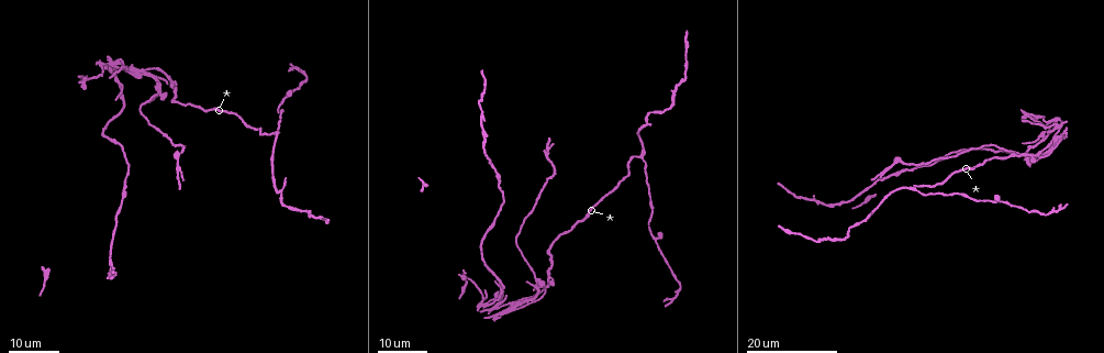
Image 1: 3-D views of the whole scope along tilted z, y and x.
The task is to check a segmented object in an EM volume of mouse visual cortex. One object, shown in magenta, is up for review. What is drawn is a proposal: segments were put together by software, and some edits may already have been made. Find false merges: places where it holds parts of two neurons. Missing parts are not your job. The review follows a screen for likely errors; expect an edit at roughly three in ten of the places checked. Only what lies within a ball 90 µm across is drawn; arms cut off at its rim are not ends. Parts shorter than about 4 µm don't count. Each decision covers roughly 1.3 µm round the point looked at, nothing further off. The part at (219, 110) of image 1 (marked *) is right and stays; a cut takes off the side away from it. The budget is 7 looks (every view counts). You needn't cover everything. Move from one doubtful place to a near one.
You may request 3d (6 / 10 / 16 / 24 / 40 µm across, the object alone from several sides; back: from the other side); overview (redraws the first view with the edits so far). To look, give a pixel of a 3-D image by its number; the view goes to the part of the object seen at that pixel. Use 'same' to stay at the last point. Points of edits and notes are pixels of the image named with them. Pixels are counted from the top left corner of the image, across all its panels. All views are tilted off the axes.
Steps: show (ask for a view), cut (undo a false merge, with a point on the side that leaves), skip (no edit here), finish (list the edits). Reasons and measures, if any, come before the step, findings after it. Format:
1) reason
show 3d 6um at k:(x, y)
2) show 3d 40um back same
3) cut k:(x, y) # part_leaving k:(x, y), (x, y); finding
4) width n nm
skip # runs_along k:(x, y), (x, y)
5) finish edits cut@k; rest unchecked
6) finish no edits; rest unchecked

calibre changes
show 3d 16um at 1:(612, 190)

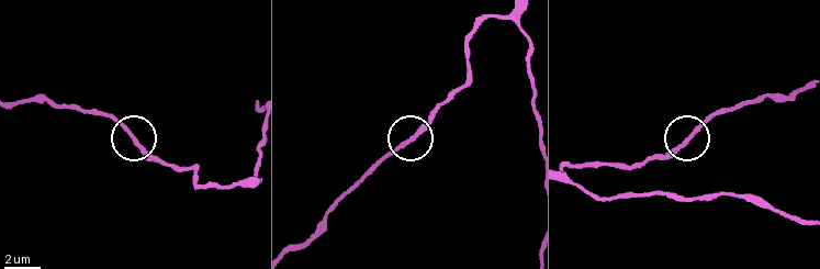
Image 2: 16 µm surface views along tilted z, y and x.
closer look
show 3d 6um at 2:(413, 137)

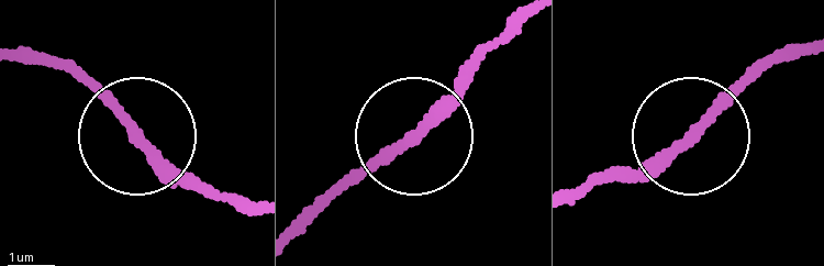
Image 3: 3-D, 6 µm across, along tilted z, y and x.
skip # runs_along 3:(296, 234), (507, 41); one neuron here

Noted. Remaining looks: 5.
branch point
show 3d 24um at 1:(641, 155)

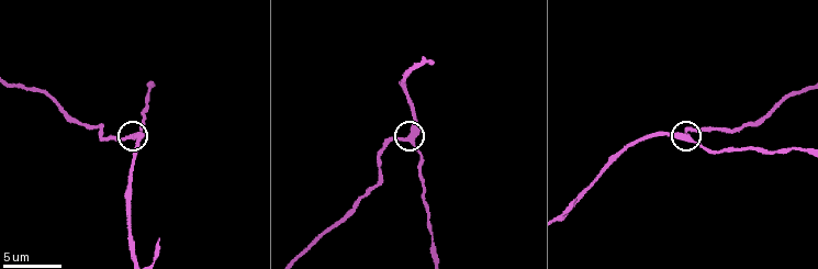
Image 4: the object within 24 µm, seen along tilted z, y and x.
closer look
show 3d 10um at 4:(687, 140)

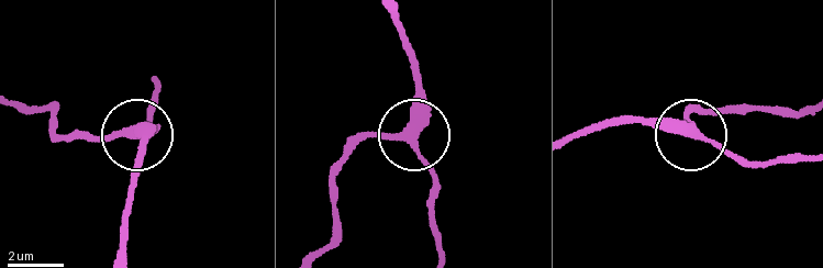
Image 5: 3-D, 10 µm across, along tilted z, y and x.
arms 3
skip # runs_along 5:(325, 247), (334, 175), (367, 138), (414, 137), (436, 191); one neuron here

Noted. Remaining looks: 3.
two arms in line, one across
show 3d 24um at 1:(525, 301)

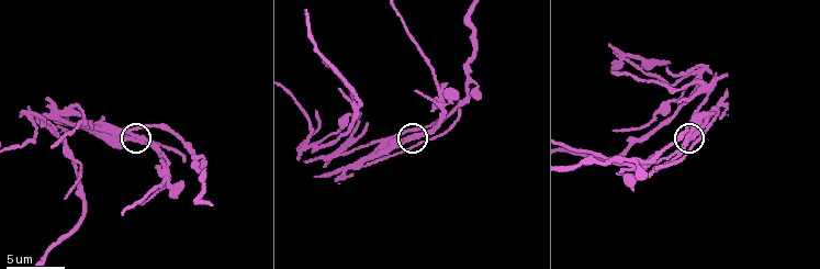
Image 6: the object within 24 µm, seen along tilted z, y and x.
show 3d 10um at 6:(129, 135)

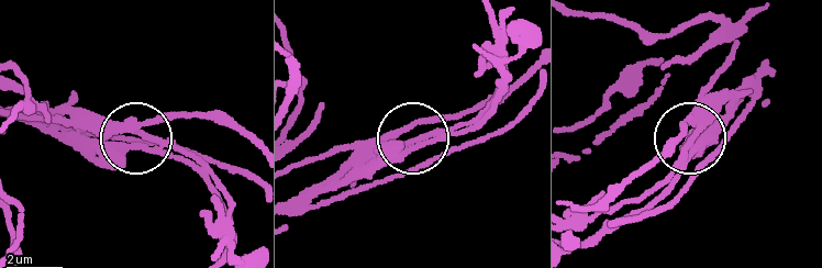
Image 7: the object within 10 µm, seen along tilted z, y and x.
show 3d 10um back at 7:(692, 136)

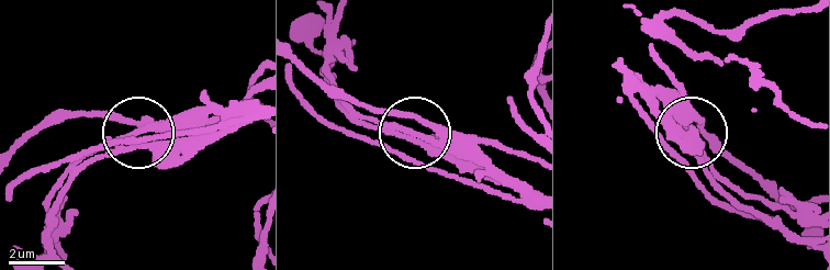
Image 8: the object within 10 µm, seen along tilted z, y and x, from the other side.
side_arm 52 um
cut 8:(184, 144) # part_leaving 8:(437, 125), (534, 156); two neurons meet here

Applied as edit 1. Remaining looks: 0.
finish edits cut@8; rest unchecked

